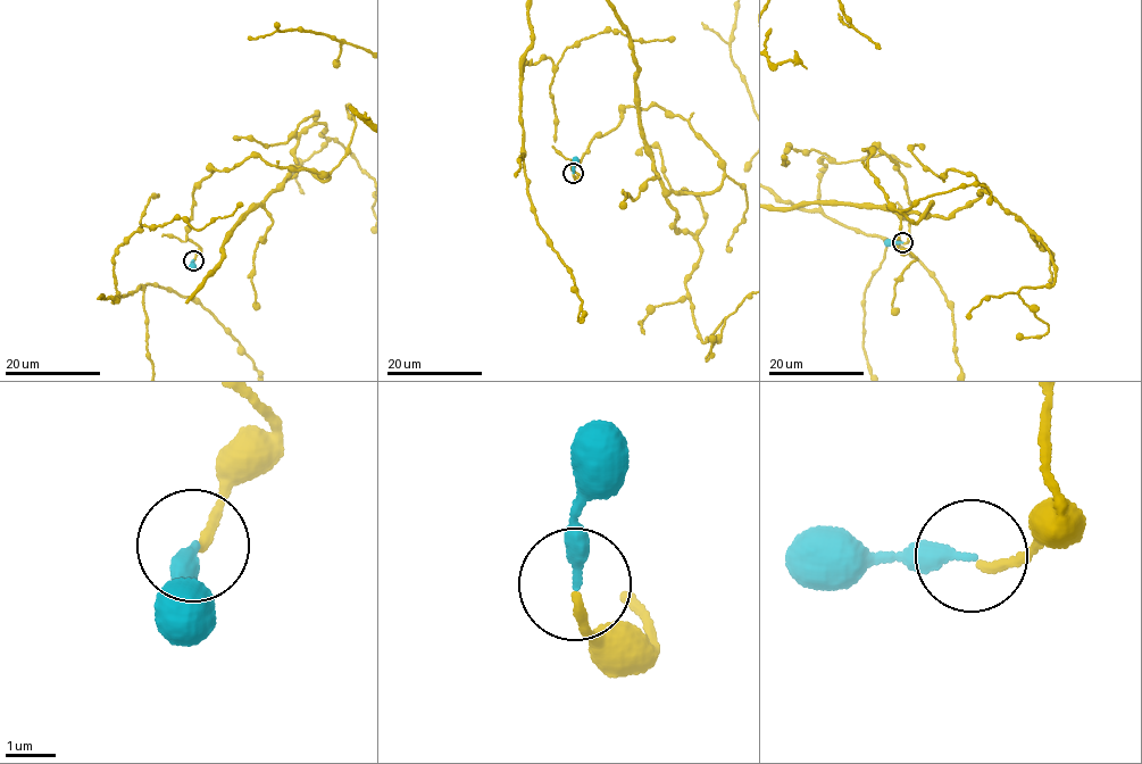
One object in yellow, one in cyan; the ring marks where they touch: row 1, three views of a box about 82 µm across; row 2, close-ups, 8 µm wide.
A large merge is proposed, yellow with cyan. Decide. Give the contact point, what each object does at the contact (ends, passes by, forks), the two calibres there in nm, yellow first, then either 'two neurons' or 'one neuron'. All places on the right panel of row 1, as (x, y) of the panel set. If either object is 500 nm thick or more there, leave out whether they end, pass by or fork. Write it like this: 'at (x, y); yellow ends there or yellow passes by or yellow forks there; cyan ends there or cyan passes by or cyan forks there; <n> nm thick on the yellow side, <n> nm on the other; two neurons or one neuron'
at (902, 242); yellow ends there; cyan ends there; 160 nm thick on the yellow side, 300 nm on the other; one neuron

